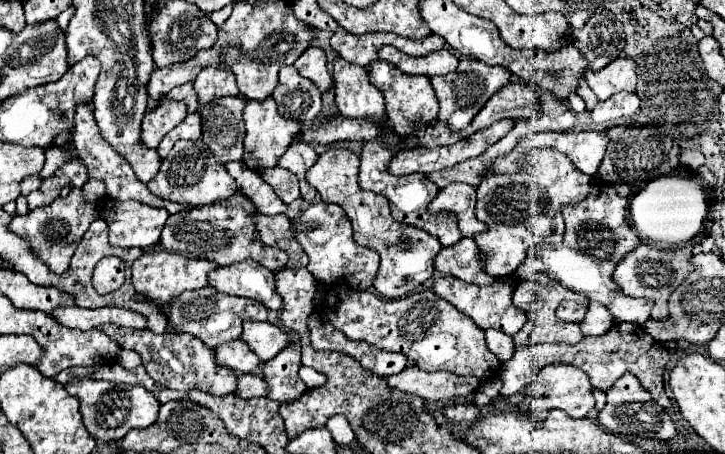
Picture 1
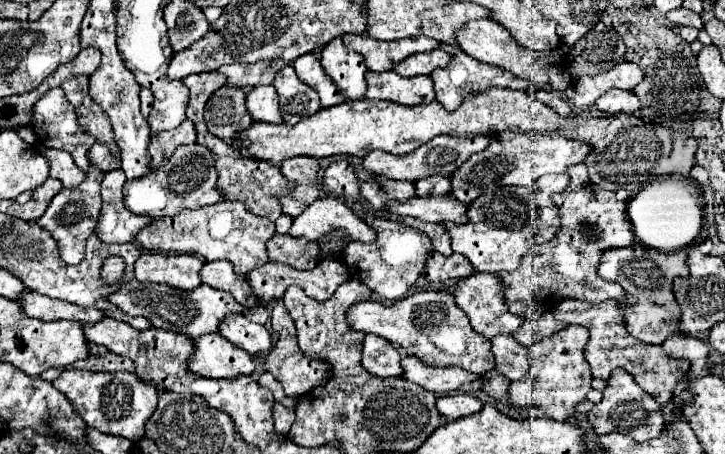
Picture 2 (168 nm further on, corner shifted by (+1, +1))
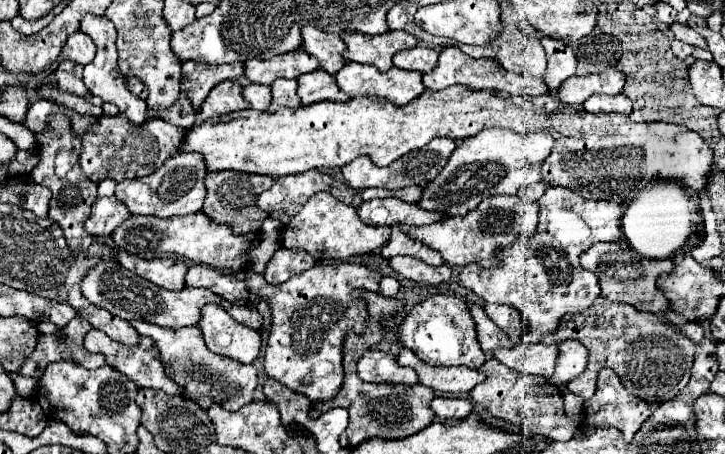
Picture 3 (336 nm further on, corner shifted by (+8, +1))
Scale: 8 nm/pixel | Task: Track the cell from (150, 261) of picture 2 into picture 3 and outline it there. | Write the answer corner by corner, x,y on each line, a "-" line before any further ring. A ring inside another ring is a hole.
113,249
113,257
129,271
137,273
139,277
169,289
169,291
181,291
185,287
185,273
187,265
177,259
139,259
133,257
121,249

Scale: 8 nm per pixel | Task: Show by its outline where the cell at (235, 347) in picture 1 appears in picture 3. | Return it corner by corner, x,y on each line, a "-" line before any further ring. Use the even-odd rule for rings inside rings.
129,321
129,323
133,323
135,331
141,337
151,337
155,341
167,377
175,381
179,387
183,387
185,399
195,401
203,409
209,409
211,403
217,403
227,411
241,409
243,405
249,405
253,401
253,391
257,387
255,367
211,353
207,345
203,343
203,337
197,327
169,329
169,327
159,327
147,321

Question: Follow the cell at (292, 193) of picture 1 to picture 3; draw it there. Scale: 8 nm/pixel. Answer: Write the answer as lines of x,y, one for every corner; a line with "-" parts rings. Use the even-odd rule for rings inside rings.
239,171
207,173
207,177
205,177
207,197
205,197
201,211
213,221
229,225
233,229
233,233
237,233
237,235
259,233
267,215
261,209
257,209
257,197
271,185
273,185
273,179
265,177
265,175
249,175
249,173
239,173

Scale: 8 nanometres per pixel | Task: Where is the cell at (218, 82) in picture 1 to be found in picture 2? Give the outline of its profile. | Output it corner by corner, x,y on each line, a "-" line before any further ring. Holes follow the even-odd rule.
280,59
258,61
252,65
232,63
232,65
222,65
216,73
226,75
226,85
230,85
230,87
256,87
256,85
272,83
276,71
280,71
286,65
288,63
280,61

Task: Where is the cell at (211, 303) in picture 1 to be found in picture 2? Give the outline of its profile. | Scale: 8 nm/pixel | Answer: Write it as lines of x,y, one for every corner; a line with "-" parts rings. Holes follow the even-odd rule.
132,279
130,283
124,283
118,289
114,289
110,295
106,295
106,299
132,317
146,317
146,319
150,319
150,323
154,327
184,333
192,339
202,337
206,333
218,333
220,321
228,313
242,313
244,317
248,317
250,321
260,323
260,325
264,325
268,319
268,311
264,307
254,307
254,309
242,307
242,305
238,307
238,303
234,301
234,297
230,293
212,289
210,285
198,285
192,291
182,291
182,289
174,289
168,285
140,283
140,281

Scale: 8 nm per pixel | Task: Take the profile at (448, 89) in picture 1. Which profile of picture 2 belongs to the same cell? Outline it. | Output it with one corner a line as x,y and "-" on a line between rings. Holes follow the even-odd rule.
458,51
450,65
446,69
436,69
432,75
432,81
434,81
434,91
436,91
436,101
440,105
444,105
444,109
450,109
450,111
456,111
464,99
468,97
474,97
476,93
484,91
484,89
492,89
492,87
506,87
506,89
528,89
530,87
530,81
522,79
522,77
514,77
512,73
508,73
506,69
496,69
492,65
486,65
486,63
480,63
476,59
472,59
470,55

